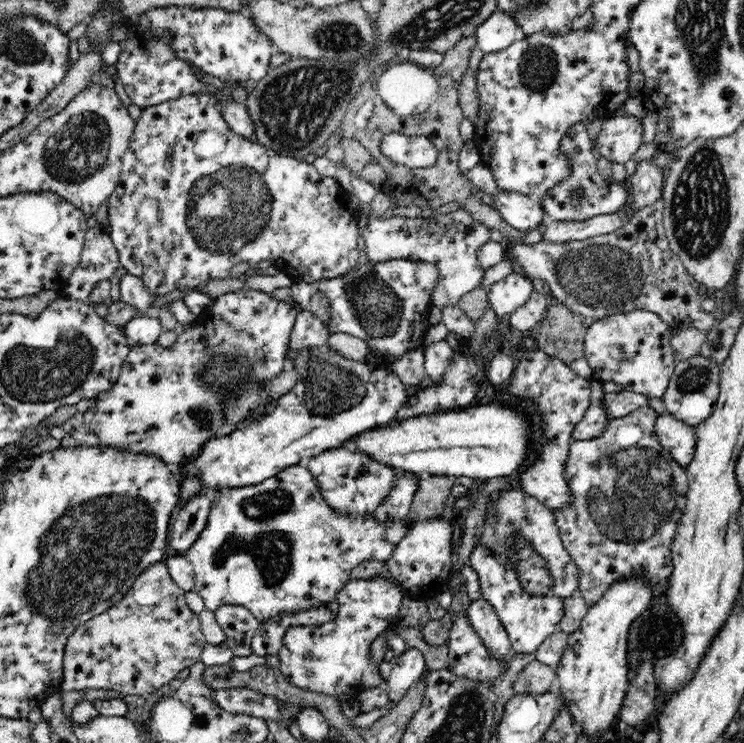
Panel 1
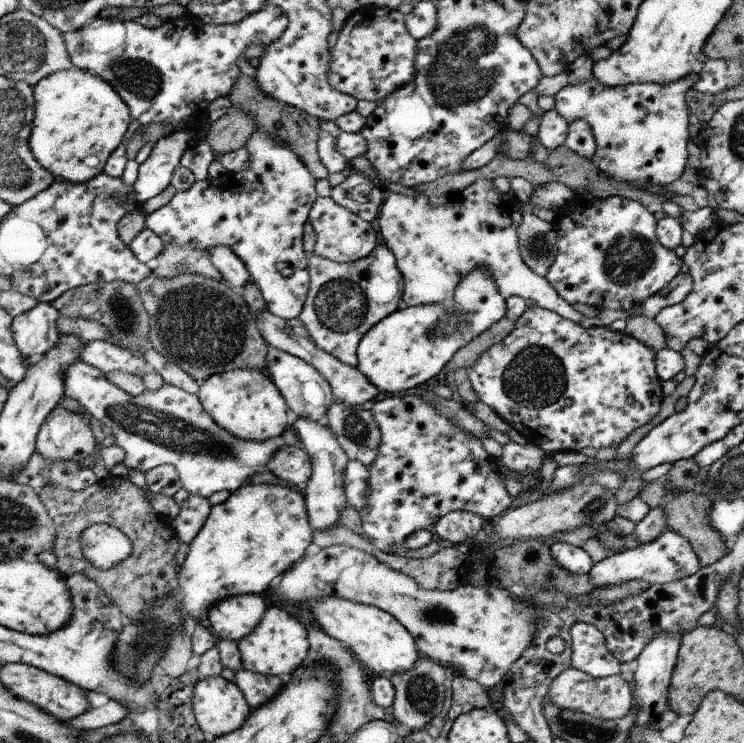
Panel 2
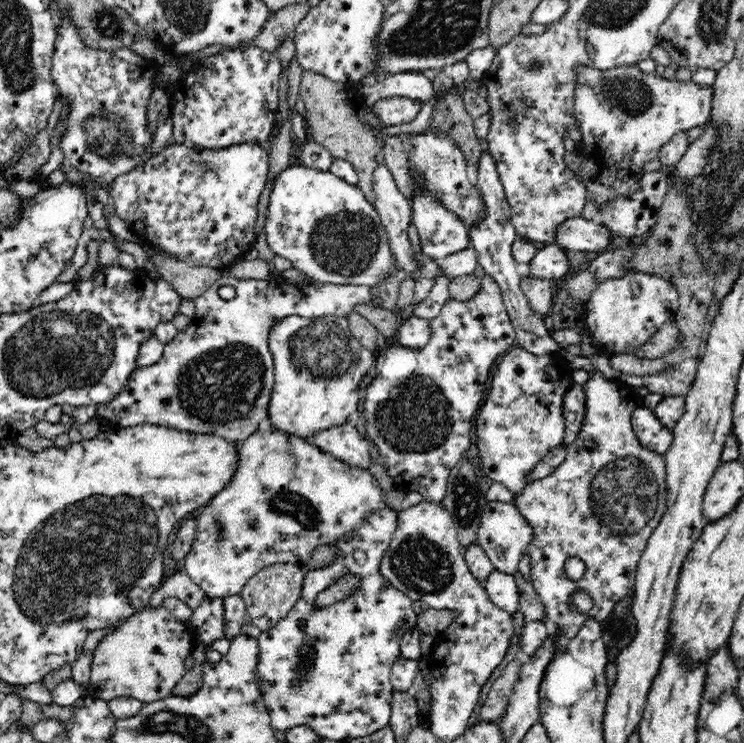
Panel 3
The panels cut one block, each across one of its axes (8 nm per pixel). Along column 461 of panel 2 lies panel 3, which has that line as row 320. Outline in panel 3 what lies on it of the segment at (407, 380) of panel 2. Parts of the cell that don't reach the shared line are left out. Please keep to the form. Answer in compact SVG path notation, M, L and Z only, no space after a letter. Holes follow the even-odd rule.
M292 315L276 323L269 333L269 348L275 365L275 383L266 425L280 429L288 435L310 440L315 432L348 422L348 418L359 407L360 383L368 373L368 366L364 366L360 358L363 346L353 336L346 317L328 315L306 321L303 317Z

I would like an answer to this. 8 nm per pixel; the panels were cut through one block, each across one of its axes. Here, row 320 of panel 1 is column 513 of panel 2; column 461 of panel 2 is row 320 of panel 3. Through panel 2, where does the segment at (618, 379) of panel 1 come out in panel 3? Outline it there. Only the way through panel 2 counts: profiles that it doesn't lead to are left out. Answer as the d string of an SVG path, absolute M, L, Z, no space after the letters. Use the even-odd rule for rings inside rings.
M630 270L624 276L597 283L586 307L587 333L596 338L600 346L611 347L616 354L634 355L642 344L652 339L662 324L676 318L679 300L677 290L667 280Z

